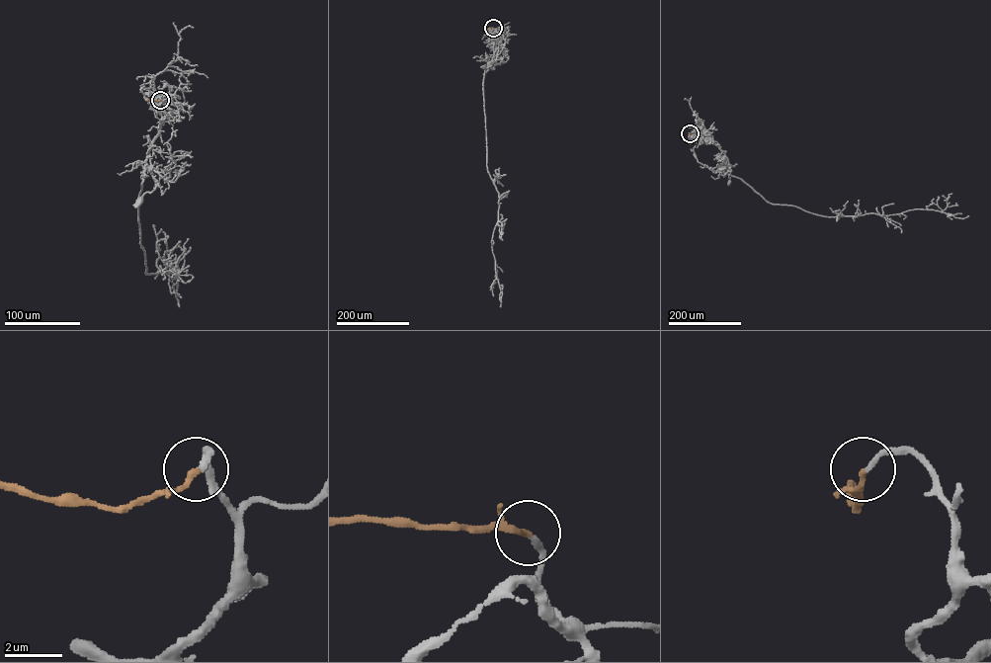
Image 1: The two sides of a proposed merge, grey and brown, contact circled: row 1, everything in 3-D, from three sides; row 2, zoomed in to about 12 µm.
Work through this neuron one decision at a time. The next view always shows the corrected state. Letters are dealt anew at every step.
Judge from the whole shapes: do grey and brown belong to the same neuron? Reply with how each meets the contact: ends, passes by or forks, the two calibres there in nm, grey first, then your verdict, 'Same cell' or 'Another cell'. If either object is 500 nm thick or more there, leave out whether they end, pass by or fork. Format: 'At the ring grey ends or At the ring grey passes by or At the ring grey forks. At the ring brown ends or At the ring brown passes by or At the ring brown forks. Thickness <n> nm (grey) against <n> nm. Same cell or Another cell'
At the ring grey ends. At the ring brown ends. Thickness 190 nm (grey) against 200 nm. Same cell

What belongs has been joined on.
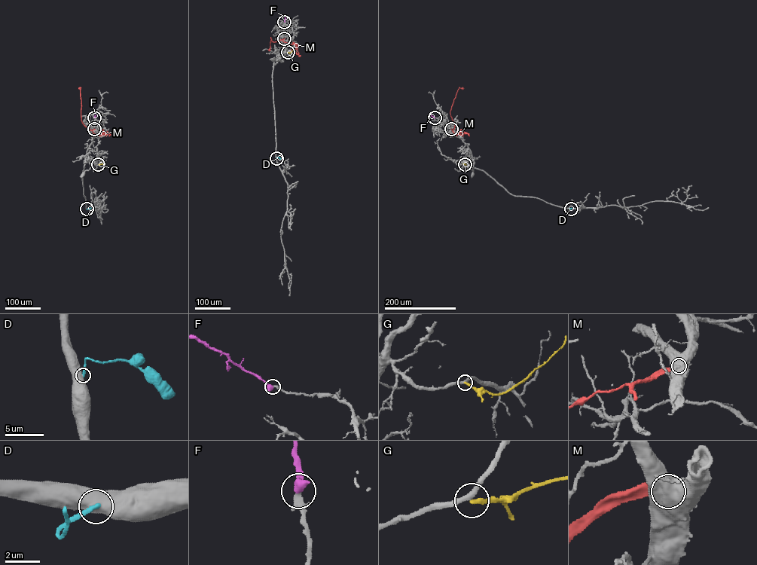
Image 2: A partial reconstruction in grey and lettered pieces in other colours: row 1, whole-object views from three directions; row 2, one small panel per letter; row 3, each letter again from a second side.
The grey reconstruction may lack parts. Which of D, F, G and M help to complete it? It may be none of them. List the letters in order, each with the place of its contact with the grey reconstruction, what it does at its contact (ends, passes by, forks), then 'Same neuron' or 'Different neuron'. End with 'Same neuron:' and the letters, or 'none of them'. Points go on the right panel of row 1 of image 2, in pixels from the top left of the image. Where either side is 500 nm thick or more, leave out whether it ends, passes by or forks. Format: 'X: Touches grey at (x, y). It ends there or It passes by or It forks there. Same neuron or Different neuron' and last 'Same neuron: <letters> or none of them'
D: Touches grey at (571, 209). Different neuron
F: Touches grey at (434, 117). Same neuron
G: Touches grey at (465, 164). It ends there. Different neuron
M: Touches grey at (451, 129). Different neuron
Same neuron: F

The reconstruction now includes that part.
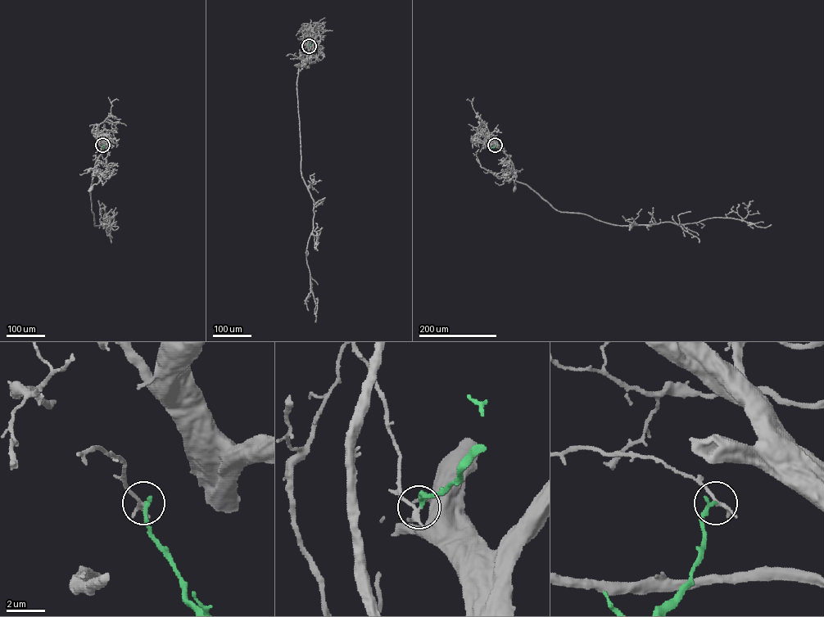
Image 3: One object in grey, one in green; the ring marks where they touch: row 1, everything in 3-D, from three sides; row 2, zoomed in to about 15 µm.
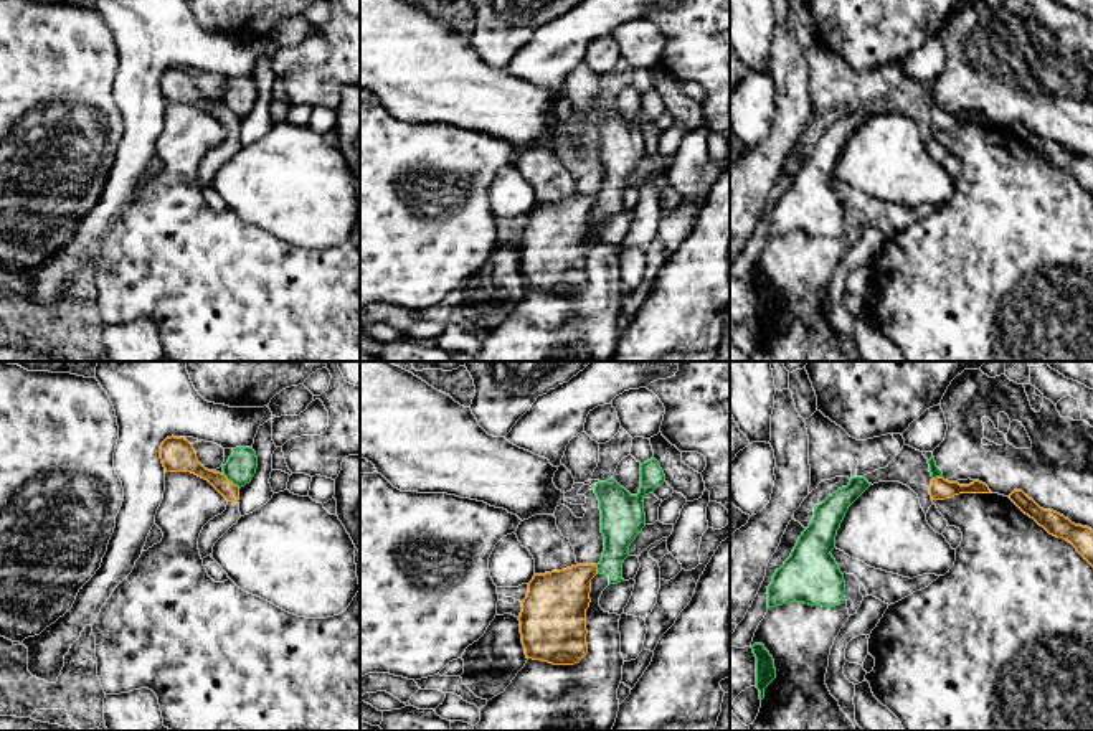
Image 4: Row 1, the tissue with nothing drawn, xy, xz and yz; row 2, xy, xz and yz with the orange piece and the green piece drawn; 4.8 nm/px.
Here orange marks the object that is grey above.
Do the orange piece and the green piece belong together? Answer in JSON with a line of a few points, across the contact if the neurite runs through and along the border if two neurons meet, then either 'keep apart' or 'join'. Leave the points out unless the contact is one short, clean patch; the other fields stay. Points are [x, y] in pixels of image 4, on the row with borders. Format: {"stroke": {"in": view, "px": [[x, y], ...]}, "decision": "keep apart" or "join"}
{"stroke": {"in": "xy", "px": [[223, 472], [240, 487]]}, "decision": "keep apart"}

